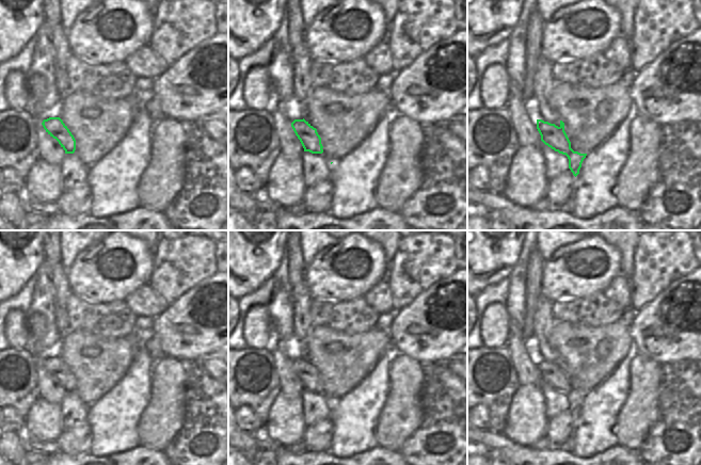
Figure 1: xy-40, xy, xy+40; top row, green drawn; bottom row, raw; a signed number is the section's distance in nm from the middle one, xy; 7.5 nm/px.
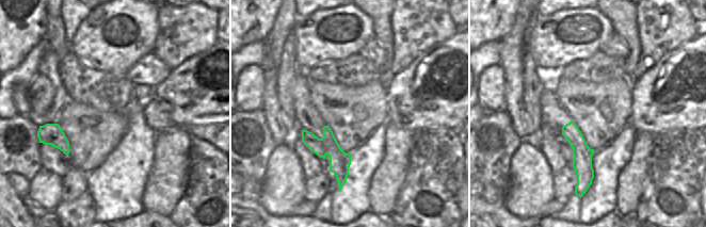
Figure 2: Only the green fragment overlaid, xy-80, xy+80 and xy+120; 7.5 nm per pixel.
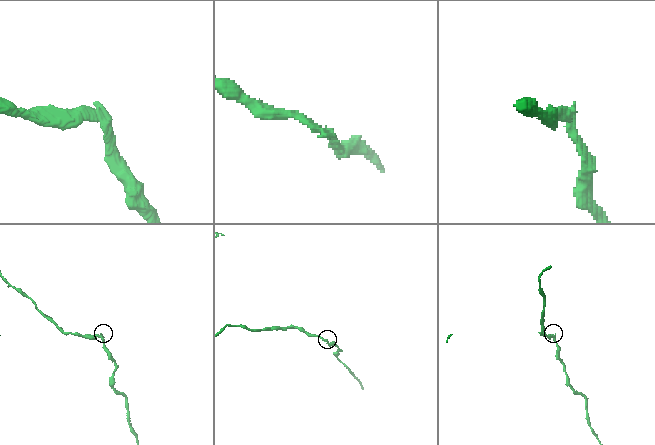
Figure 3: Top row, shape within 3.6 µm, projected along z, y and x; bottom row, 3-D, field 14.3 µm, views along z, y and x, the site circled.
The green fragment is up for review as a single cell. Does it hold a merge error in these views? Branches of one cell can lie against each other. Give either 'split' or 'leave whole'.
split

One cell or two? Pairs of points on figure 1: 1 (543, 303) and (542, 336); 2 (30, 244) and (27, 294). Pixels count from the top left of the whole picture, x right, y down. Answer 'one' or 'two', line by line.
1: one
2: two

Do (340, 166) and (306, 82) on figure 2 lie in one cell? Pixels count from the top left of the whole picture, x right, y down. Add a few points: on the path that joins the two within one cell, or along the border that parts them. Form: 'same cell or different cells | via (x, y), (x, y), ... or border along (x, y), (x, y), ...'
same cell | via (329, 145), (325, 134), (305, 112), (304, 103)

